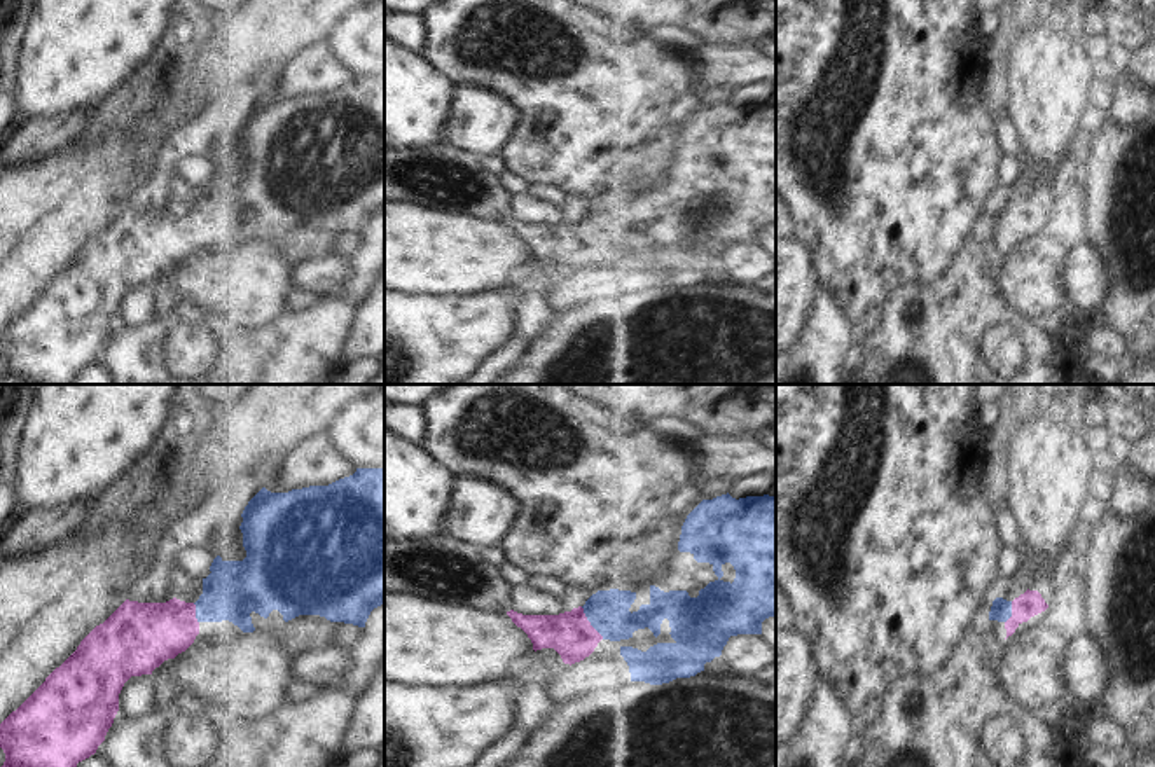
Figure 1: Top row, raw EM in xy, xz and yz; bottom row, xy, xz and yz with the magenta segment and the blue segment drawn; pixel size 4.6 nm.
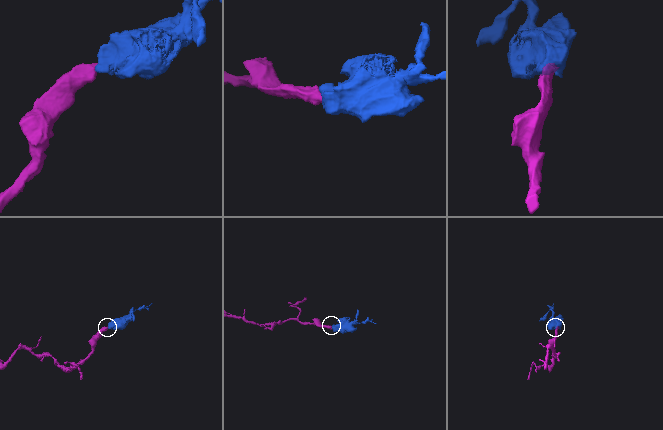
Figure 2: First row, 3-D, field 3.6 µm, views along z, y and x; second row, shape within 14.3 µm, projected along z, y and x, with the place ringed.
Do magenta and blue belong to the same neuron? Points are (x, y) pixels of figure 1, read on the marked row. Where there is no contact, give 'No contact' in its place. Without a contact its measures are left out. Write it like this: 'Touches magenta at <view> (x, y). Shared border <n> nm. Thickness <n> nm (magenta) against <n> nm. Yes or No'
Touches magenta at xz (589, 622). Shared border 190 nm. Thickness 200 nm (magenta) against 190 nm. Yes.

